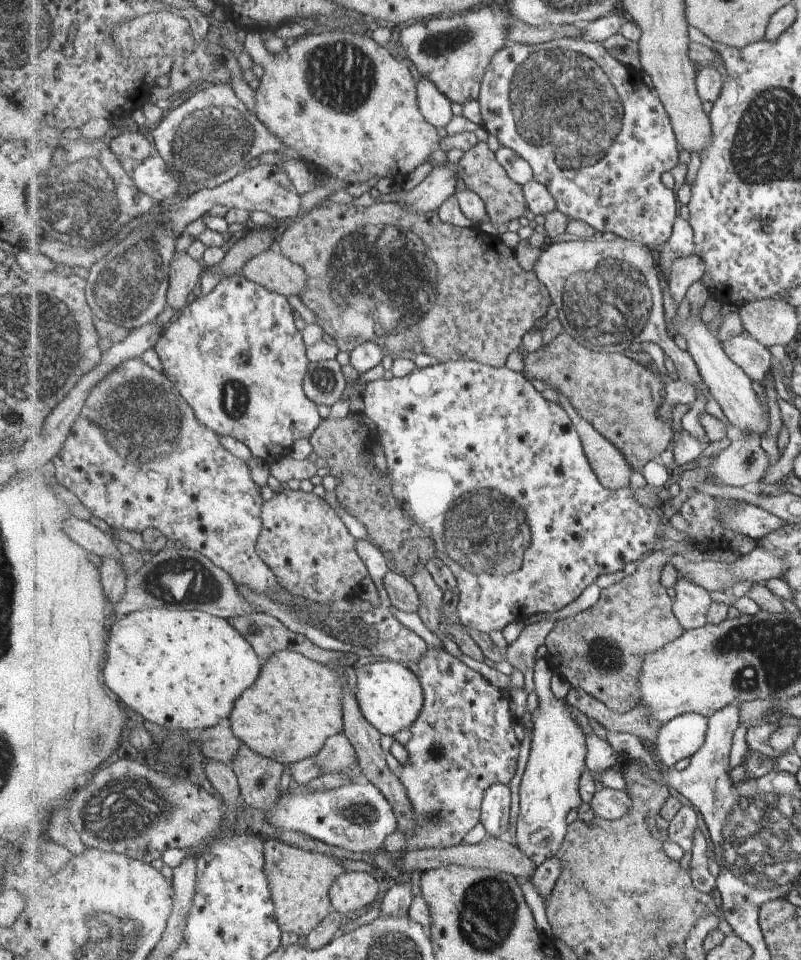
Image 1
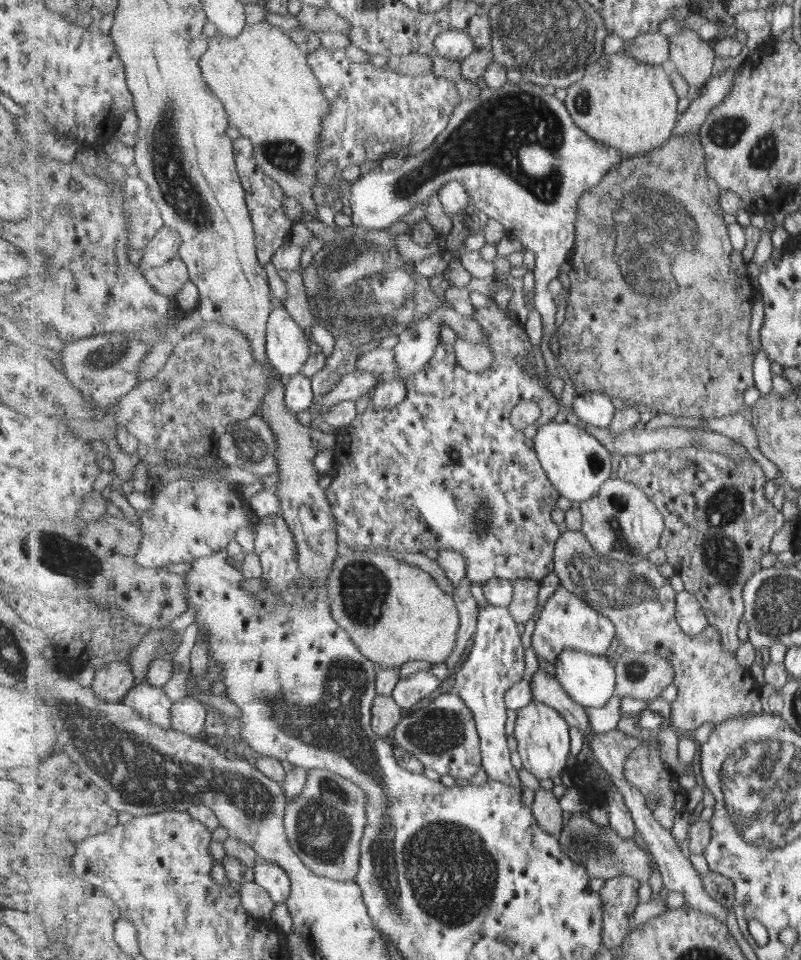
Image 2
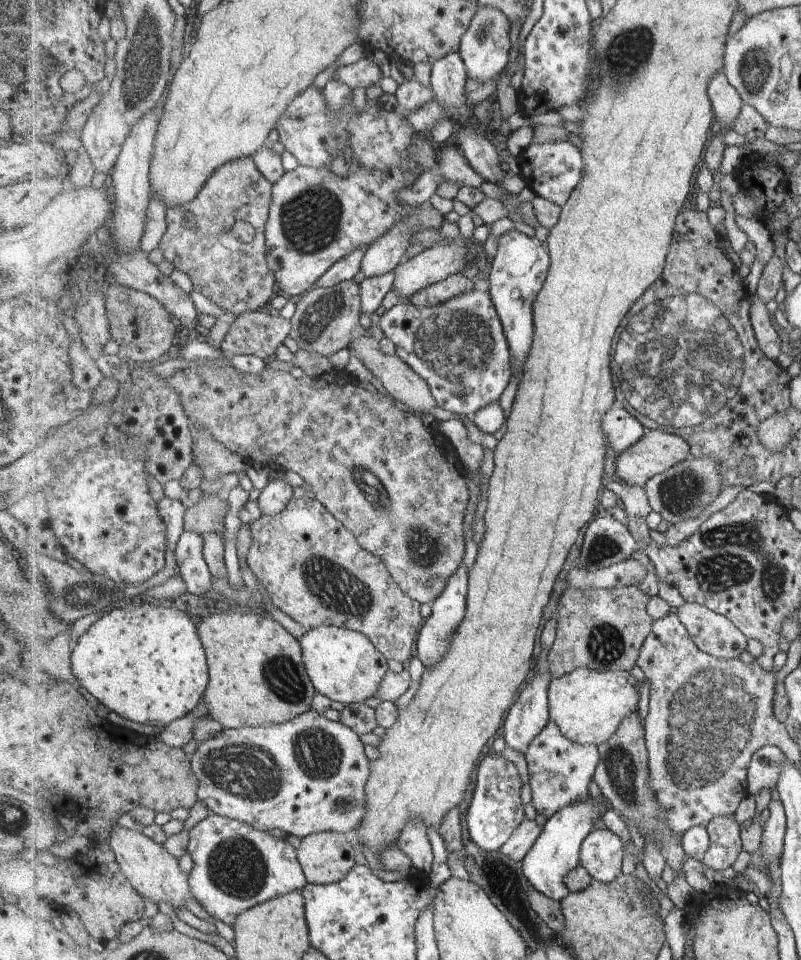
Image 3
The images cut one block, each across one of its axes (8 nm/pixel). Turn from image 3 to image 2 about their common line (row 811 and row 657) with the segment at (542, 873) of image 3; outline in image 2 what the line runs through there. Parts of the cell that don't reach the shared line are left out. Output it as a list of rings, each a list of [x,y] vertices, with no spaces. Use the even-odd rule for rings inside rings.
[[[563,650],[555,662],[556,677],[561,681],[567,694],[586,708],[603,708],[615,694],[616,666],[605,655],[582,654],[579,650]]]

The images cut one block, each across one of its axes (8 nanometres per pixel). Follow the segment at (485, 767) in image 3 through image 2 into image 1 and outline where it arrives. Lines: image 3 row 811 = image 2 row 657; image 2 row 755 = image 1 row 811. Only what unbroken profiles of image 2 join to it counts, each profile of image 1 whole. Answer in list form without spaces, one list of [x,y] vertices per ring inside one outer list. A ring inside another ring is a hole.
[[[503,783],[488,788],[482,803],[480,823],[487,835],[502,838],[509,830],[509,814],[511,814],[511,788]]]

